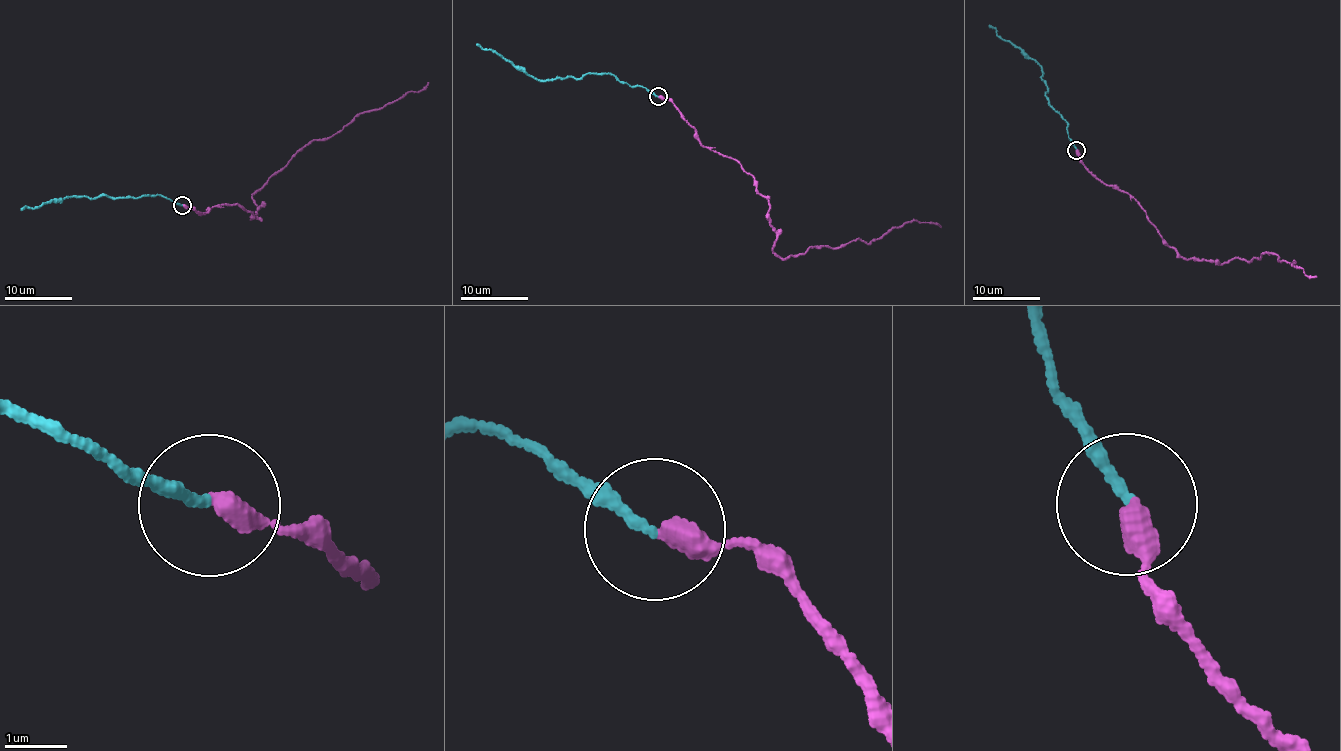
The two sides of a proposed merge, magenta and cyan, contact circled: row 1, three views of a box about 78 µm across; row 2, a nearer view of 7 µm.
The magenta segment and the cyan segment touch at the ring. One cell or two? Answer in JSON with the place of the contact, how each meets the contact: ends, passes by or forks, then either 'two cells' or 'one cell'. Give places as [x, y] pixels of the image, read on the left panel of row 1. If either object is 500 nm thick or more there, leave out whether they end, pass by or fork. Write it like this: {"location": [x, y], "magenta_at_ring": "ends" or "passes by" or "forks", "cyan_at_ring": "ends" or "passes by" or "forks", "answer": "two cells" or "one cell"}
{"location": [182, 205], "magenta_at_ring": "ends", "cyan_at_ring": "ends", "answer": "one cell"}

